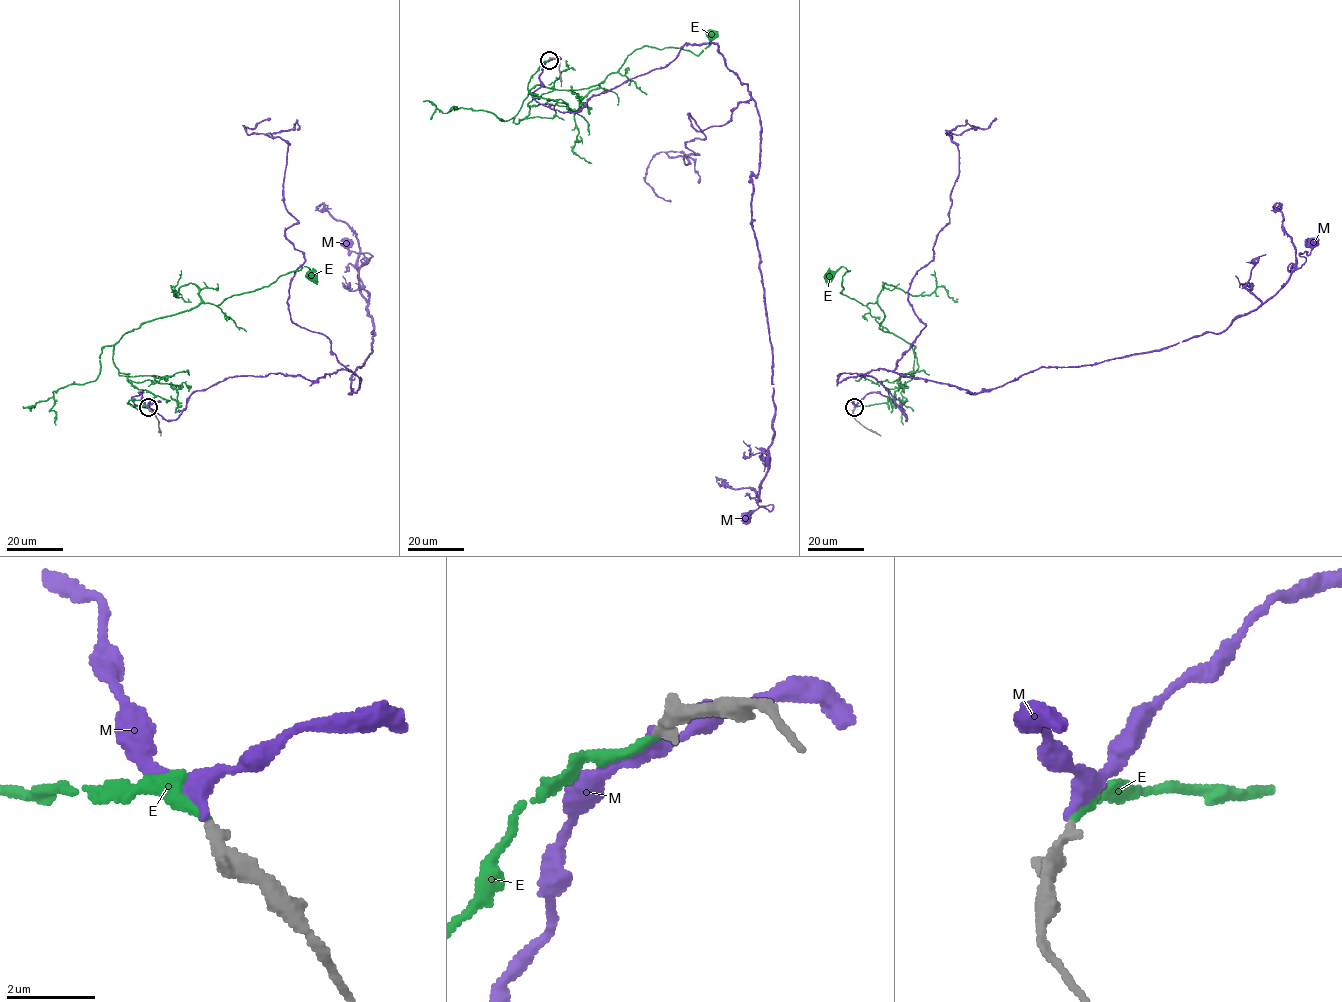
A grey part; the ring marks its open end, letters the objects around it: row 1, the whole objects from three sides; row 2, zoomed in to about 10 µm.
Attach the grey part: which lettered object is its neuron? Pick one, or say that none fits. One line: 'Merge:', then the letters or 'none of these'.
Merge: E

